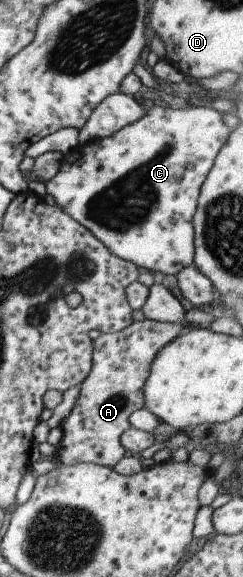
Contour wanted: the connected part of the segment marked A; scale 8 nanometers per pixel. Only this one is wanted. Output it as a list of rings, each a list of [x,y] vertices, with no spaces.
[[[150,319],[133,321],[130,326],[123,328],[120,332],[102,334],[93,342],[93,361],[90,374],[80,384],[78,400],[70,412],[70,416],[61,422],[62,438],[56,446],[55,455],[61,465],[75,465],[92,463],[104,465],[110,468],[118,464],[126,454],[124,446],[120,446],[120,436],[131,426],[129,418],[132,412],[142,410],[144,407],[144,382],[150,374],[150,364],[158,356],[166,344],[176,340],[186,330],[186,322],[161,323]]]

